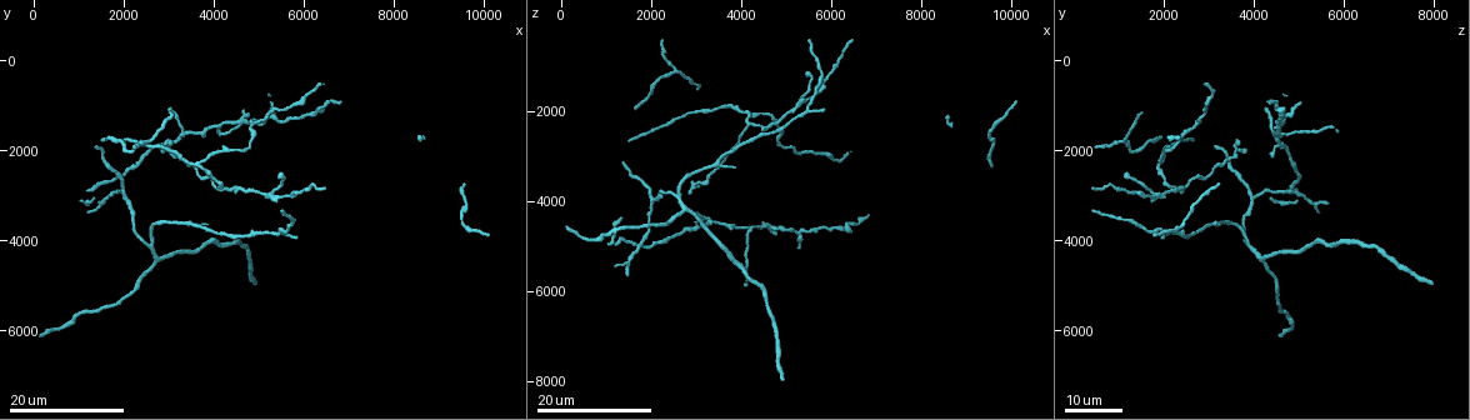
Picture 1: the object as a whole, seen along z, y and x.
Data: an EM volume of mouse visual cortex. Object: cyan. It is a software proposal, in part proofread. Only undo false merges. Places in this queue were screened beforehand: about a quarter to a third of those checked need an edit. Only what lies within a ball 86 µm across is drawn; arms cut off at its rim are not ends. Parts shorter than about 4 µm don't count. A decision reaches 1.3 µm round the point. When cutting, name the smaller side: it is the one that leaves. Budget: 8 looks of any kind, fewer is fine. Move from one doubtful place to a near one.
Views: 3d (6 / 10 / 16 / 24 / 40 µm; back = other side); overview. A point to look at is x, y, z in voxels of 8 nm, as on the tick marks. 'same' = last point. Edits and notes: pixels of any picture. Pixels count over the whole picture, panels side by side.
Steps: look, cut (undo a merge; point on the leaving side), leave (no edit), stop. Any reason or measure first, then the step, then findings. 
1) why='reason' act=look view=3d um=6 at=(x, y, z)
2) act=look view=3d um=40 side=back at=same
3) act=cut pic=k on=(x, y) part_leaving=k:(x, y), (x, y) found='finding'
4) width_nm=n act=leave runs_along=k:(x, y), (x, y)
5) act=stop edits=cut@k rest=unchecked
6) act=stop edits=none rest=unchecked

why='two arms in line, one across' act=look view=3d um=24 at=(2050, 3000, 3950)

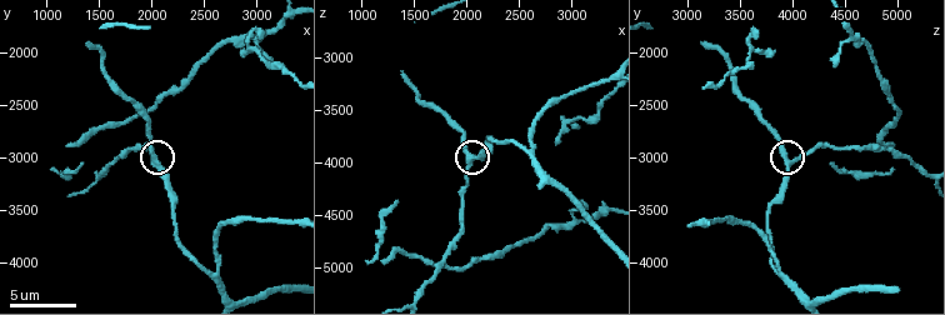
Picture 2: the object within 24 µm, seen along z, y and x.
why='zoom in' act=look view=3d um=10 at=(2040, 3060, 3960)

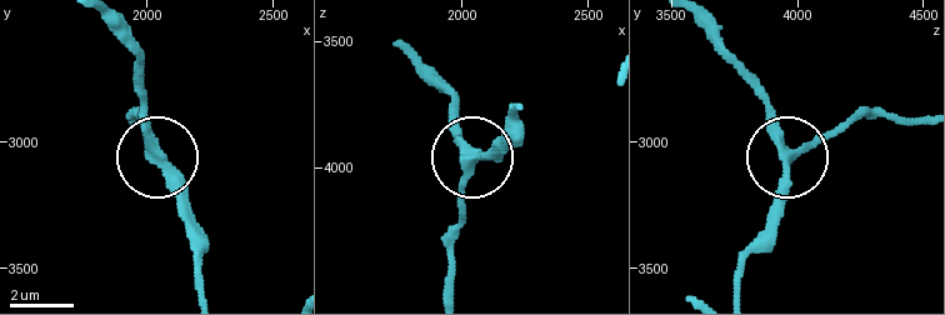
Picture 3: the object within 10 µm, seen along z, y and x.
arms=3 act=leave runs_along=3:(451, 288), (461, 175), (475, 159), (520, 143) found='continuous, no second cell'

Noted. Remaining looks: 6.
why='three-way junction' act=look view=3d um=24 at=(4500, 1400, 4550)

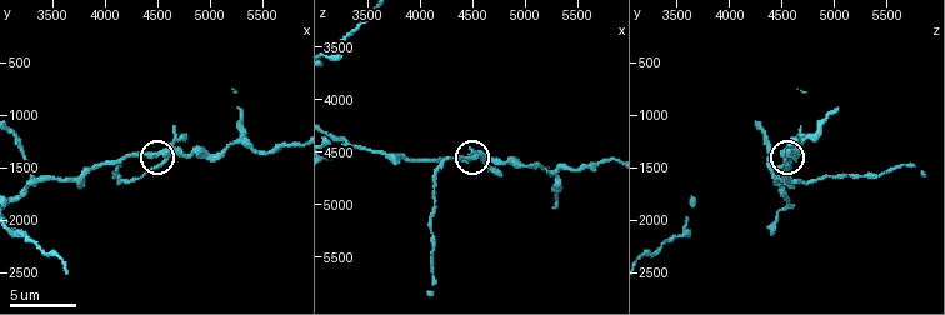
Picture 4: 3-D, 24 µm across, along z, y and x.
act=look view=3d um=10 at=(4540, 1420, 4540)

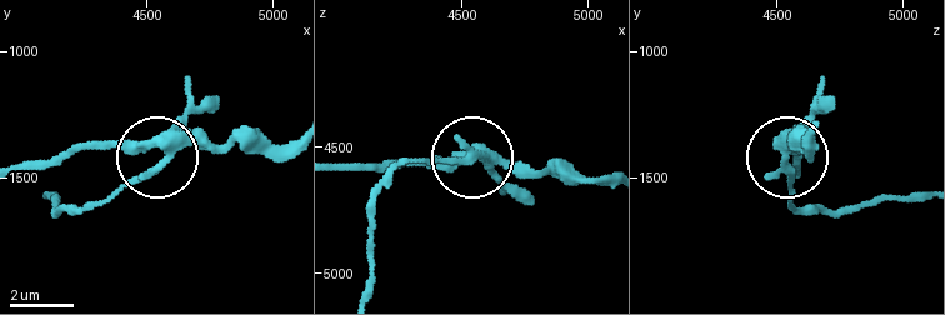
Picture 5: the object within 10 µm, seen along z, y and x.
act=look view=3d um=6 at=(4570, 1450, 4540)

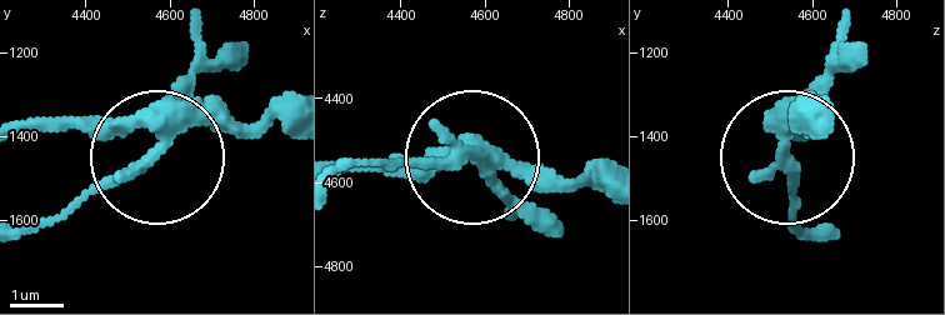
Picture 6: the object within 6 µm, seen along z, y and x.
arms=3 act=cut pic=6 on=(90, 191) part_leaving=6:(156, 148), (26, 224) found='a second cell is stuck on'

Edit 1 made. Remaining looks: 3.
why='branch point' act=look view=3d um=24 at=(3700, 2350, 1850)

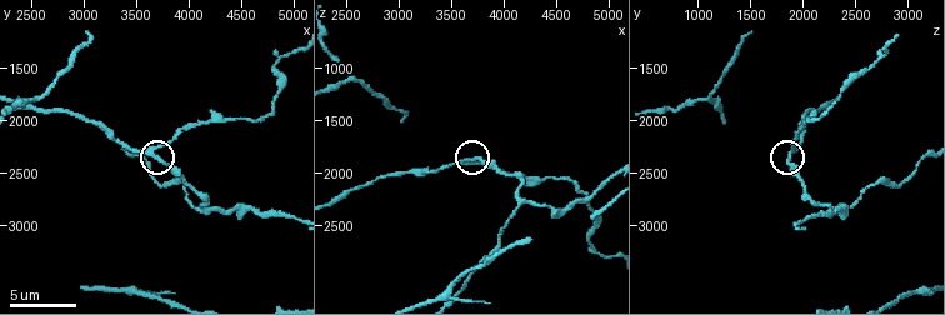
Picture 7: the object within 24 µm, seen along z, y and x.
why='zoom in' act=look view=3d um=6 at=(3640, 2320, 1860)

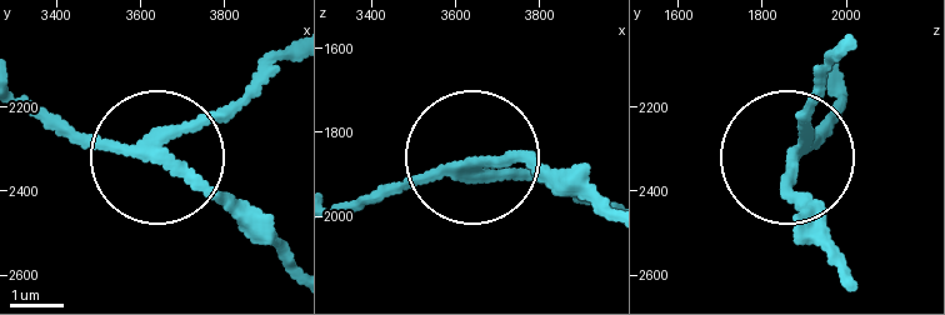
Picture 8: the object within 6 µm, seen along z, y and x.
act=leave runs_along=8:(839, 88), (785, 163), (799, 235) found='all the same cell'

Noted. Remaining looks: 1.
why='a fork' act=look view=3d um=10 at=(2640, 4120, 3900)

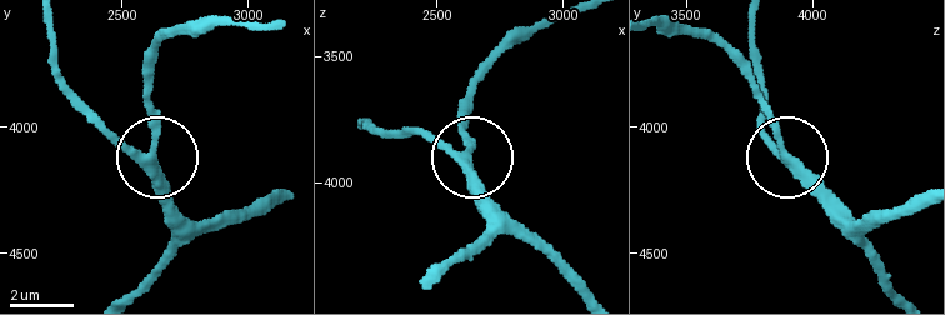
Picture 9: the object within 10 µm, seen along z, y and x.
act=leave runs_along=9:(49, 26), (51, 68), (121, 140), (151, 159), (168, 218) found='all the same cell'

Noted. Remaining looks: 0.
act=stop edits=cut@6 rest=unchecked

